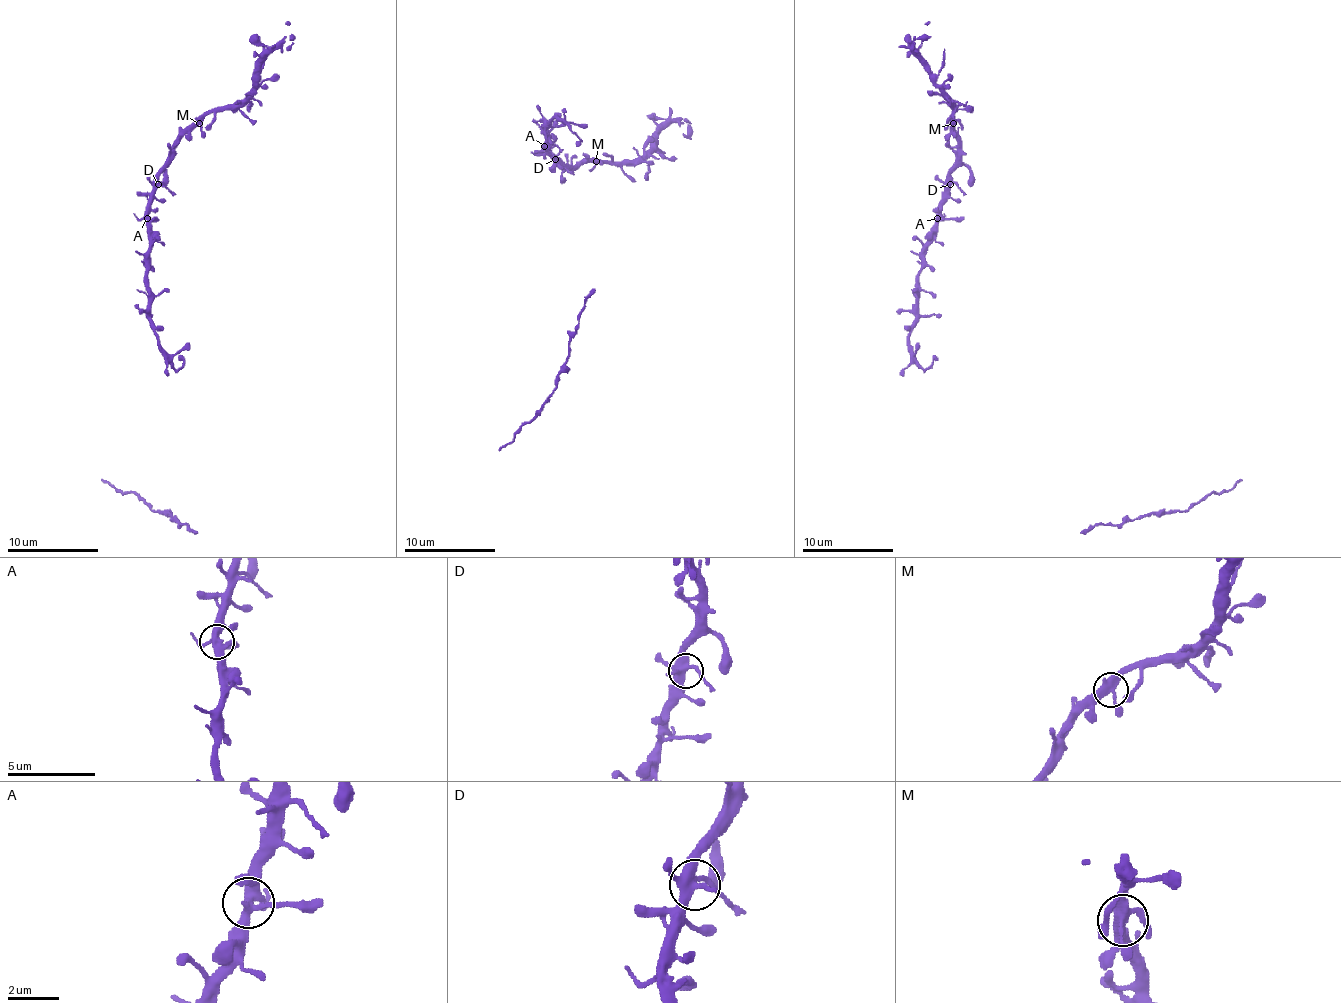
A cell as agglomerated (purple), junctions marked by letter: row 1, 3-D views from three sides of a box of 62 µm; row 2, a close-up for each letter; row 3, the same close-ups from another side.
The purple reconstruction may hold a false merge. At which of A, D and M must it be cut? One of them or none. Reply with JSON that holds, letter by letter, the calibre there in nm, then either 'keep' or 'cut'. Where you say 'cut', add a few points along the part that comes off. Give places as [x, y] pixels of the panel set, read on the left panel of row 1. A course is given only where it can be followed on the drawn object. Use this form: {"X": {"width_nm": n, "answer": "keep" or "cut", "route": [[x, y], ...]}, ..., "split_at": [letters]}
{"A": {"width_nm": 380, "answer": "keep"}, "D": {"width_nm": 400, "answer": "keep"}, "M": {"width_nm": 380, "answer": "keep"}, "split_at": []}

